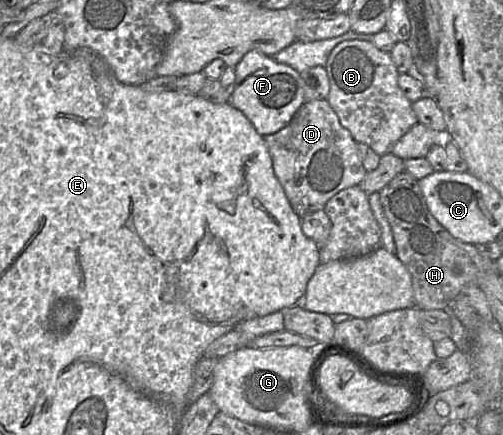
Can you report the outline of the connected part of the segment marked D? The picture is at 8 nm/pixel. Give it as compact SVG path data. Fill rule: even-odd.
M327 99L306 101L290 123L280 131L263 137L272 158L273 171L300 218L323 209L330 198L343 189L360 185L368 173L360 159L357 142L344 128Z

